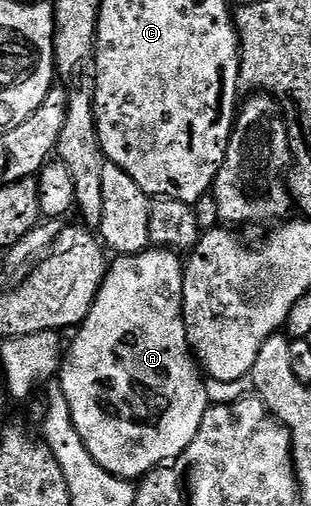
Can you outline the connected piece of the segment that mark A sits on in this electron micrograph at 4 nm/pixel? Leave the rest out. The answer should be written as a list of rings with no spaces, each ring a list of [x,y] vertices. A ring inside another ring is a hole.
[[[151,247],[145,253],[131,253],[117,258],[118,261],[106,270],[106,278],[98,298],[94,301],[92,311],[82,322],[80,328],[73,334],[74,342],[69,342],[68,352],[64,357],[64,364],[60,370],[60,384],[64,395],[68,399],[68,407],[72,411],[72,423],[76,431],[80,431],[80,439],[92,459],[117,477],[127,479],[141,479],[160,465],[174,461],[189,447],[196,431],[200,431],[200,423],[204,419],[210,400],[206,394],[207,378],[200,368],[188,343],[186,334],[186,320],[182,314],[182,296],[184,295],[184,261],[177,252],[168,249]]]

